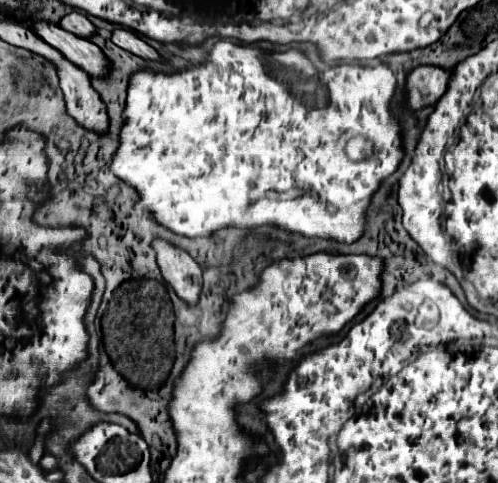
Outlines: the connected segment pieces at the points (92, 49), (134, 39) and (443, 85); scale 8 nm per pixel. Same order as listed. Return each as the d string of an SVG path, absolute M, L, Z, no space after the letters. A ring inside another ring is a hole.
M45 20L35 22L33 32L39 38L43 38L47 44L57 48L75 66L83 68L89 76L103 76L103 74L107 74L107 58L87 38L79 38L79 36L63 30L59 24L45 22Z
M117 28L113 30L113 36L111 40L121 46L123 50L129 50L133 52L135 56L141 56L145 60L159 60L159 52L155 48L151 48L139 34L135 34L133 30L127 30L127 28Z
M419 66L407 76L409 106L419 110L421 106L431 106L439 102L451 80L451 72L439 66Z

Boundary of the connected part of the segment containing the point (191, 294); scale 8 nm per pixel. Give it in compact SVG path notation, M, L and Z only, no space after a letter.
M157 240L155 250L161 274L173 286L175 294L179 294L187 304L199 302L203 290L203 268L185 250L175 250L167 242Z

